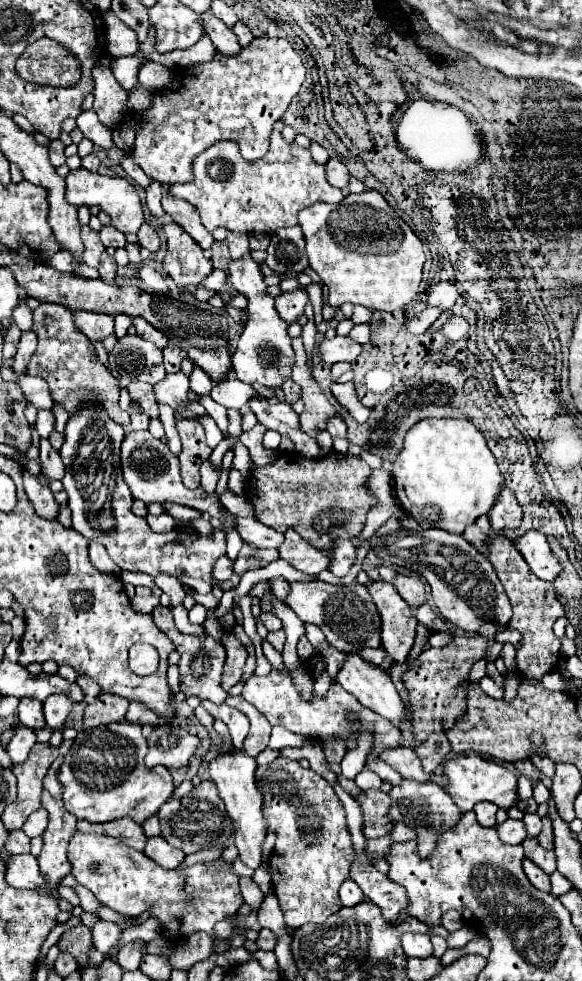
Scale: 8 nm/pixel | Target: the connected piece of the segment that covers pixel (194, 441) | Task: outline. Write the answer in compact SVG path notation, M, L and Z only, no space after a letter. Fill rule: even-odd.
M178 418L176 428L182 440L182 452L180 458L180 470L182 470L182 482L186 488L198 488L200 486L200 464L210 456L212 448L206 444L204 428L196 418Z

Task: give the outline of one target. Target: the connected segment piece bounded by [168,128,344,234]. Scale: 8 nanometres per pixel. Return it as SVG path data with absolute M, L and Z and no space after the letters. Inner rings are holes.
M276 128L270 134L270 148L268 152L260 158L260 160L244 160L240 150L236 148L236 144L232 144L230 140L224 142L216 142L210 148L206 148L202 154L196 156L196 160L192 160L192 170L194 170L194 180L188 184L172 184L168 186L168 192L174 198L182 198L186 202L190 202L200 218L206 230L216 230L216 228L226 228L226 230L234 230L234 232L276 232L280 228L286 226L296 226L296 214L302 208L312 206L314 202L328 202L328 204L336 204L344 198L344 192L340 188L334 188L328 184L326 174L324 174L324 166L316 164L312 160L312 154L296 144L286 144L280 130Z

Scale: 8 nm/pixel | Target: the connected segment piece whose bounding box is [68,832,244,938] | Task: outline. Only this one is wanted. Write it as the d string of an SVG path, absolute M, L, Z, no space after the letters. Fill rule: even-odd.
M80 832L68 844L68 860L76 882L86 886L102 906L130 918L148 912L162 922L162 930L170 938L186 938L200 930L212 930L218 920L234 916L244 904L238 884L240 876L232 872L232 864L218 872L208 872L204 864L194 864L190 866L190 874L178 874L176 870L164 870L144 852L112 840L112 836Z

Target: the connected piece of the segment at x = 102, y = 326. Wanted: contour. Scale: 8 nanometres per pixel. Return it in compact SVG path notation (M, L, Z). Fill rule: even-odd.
M76 312L74 324L92 342L104 340L108 334L114 332L114 318L96 312Z

